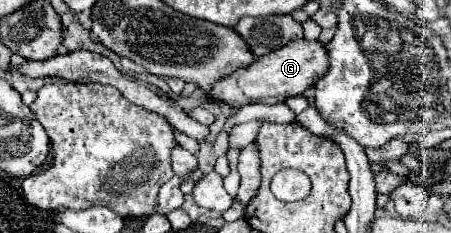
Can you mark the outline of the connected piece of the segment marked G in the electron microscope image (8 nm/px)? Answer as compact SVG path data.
M295 40L287 46L275 50L273 54L267 54L263 58L257 58L251 66L241 68L221 82L213 86L211 98L227 102L231 106L245 106L251 102L263 102L263 104L277 104L285 102L289 96L303 94L309 86L317 82L317 78L323 78L329 68L329 54L325 44L321 42L309 42L309 40Z

